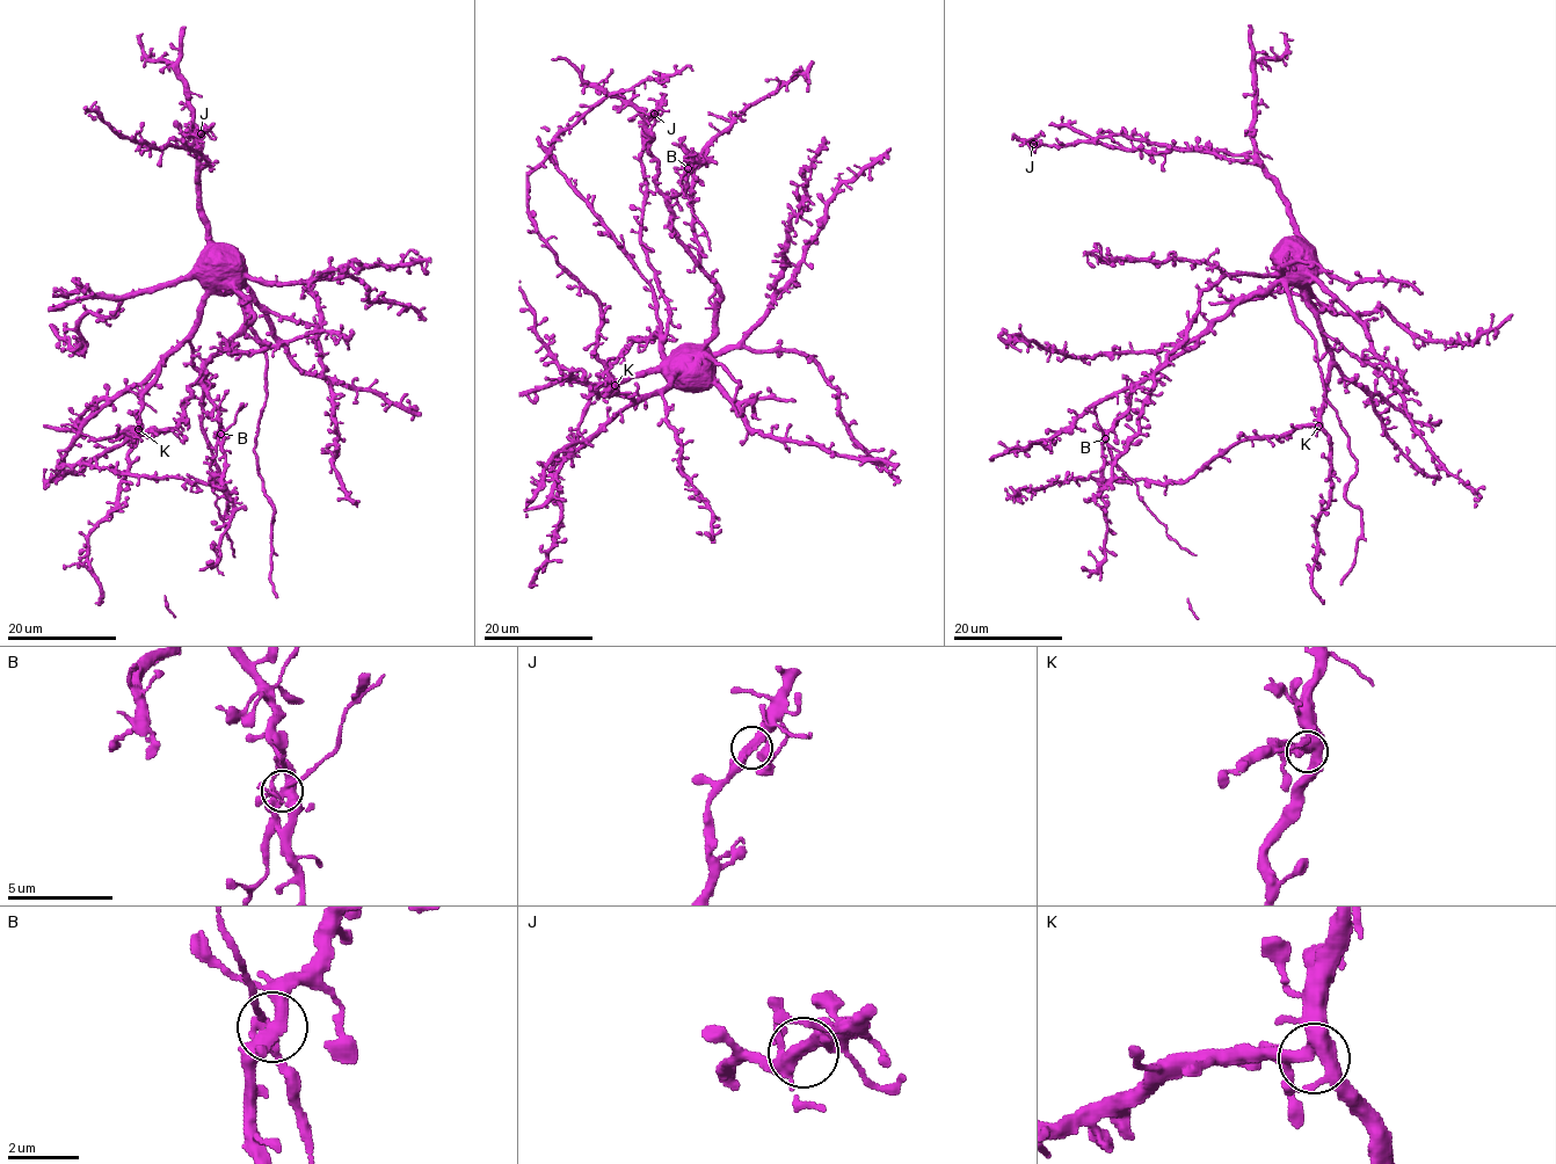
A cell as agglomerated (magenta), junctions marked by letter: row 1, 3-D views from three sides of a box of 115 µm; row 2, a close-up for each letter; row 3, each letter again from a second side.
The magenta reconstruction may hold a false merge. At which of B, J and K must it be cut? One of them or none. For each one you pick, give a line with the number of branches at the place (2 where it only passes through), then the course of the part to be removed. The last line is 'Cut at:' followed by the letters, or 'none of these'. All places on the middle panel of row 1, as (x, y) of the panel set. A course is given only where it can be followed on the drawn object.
Cut at: none of these

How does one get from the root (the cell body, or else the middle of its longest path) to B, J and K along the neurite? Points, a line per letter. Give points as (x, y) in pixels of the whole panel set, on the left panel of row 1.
B: (210, 263), (245, 295), (252, 320), (205, 366), (204, 379), (210, 385), (208, 399), (217, 412), (220, 434)
J: (210, 263), (209, 226), (198, 184), (200, 172), (208, 162), (183, 139), (189, 128), (188, 137), (201, 133)
K: (210, 263), (209, 291), (204, 296), (203, 314), (193, 330), (167, 357), (157, 380), (144, 395), (138, 429)

